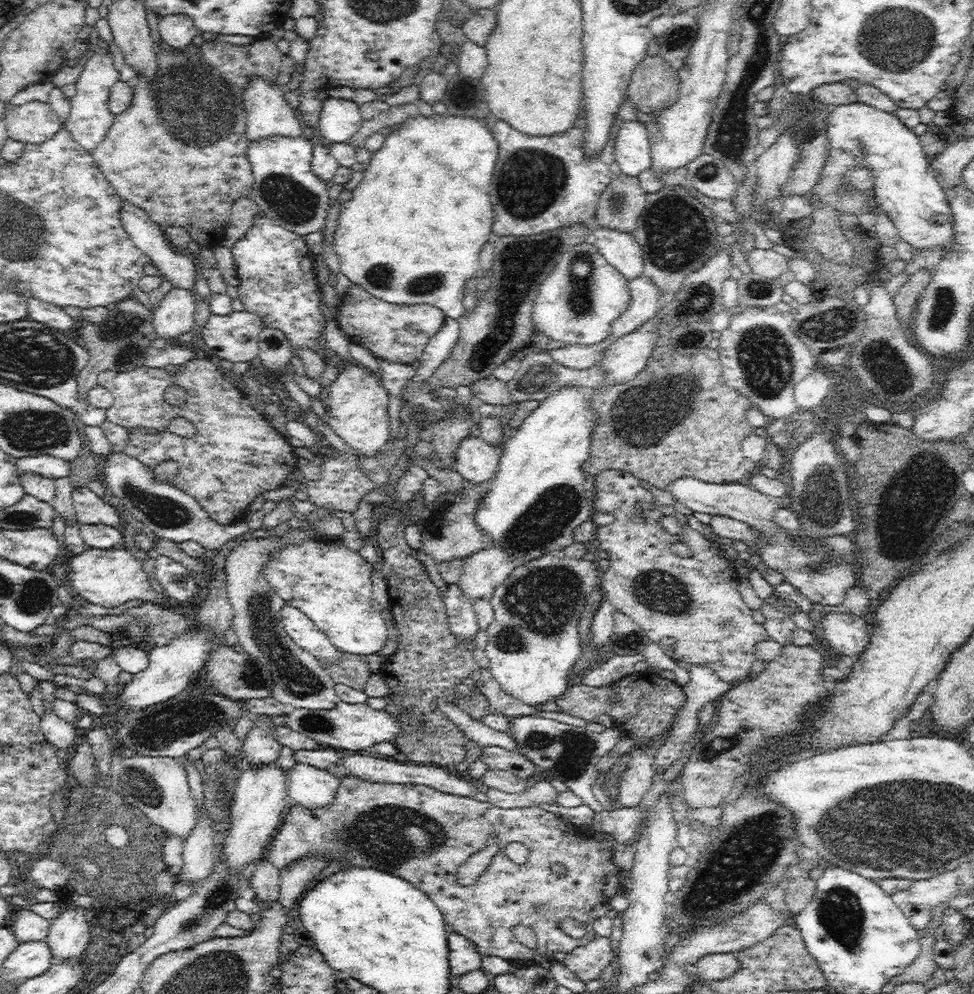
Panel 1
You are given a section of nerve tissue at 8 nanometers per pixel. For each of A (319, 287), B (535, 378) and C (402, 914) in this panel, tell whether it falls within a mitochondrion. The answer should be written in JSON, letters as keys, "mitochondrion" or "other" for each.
{"A":"other","B":"mitochondrion","C":"other"}

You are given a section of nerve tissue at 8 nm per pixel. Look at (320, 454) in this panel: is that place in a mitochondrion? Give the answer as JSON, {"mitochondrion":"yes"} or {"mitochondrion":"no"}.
{"mitochondrion":"no"}

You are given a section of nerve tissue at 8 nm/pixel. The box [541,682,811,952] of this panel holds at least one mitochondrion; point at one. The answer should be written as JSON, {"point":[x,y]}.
{"point":[743,860]}

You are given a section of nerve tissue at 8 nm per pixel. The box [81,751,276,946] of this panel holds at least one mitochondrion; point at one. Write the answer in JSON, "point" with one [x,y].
{"point":[142,788]}

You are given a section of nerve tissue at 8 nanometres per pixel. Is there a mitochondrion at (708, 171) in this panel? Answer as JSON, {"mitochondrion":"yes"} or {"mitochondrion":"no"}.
{"mitochondrion":"yes"}

